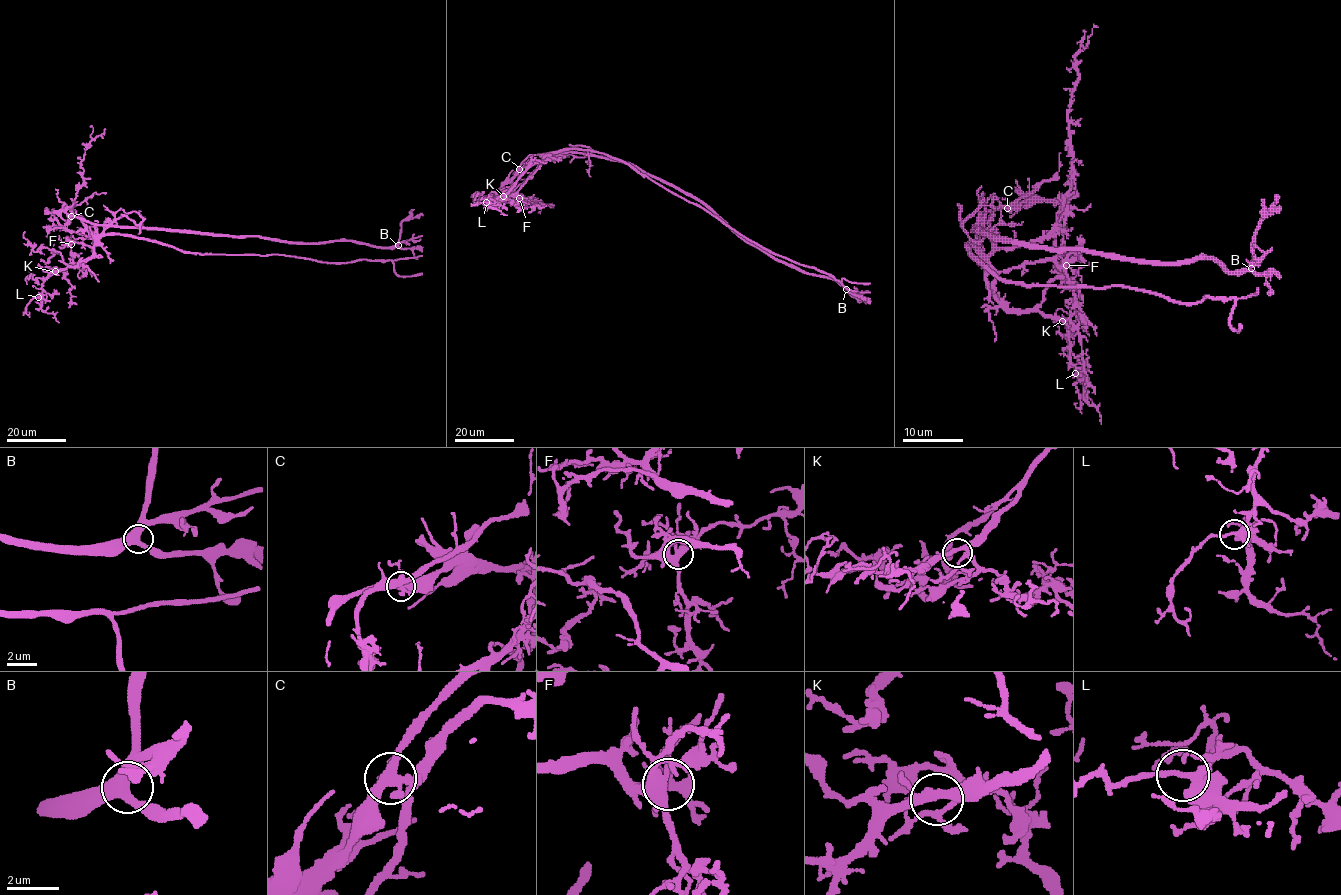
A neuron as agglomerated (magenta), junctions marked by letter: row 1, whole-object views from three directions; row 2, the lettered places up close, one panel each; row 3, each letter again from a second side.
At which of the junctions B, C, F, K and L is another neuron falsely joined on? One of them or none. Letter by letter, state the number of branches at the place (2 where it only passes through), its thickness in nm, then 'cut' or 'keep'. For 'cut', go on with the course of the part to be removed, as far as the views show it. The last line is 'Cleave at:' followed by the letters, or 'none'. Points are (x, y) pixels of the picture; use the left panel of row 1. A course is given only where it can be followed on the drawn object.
B: 3 | 440 nm | keep
C: 4 | 380 nm | cut | (71, 216), (104, 225), (292, 242), (356, 241), (391, 247), (398, 241), (401, 223), (423, 215)
F: 5 | 400 nm | keep
K: 4 | 280 nm | keep
L: 4 | 320 nm | keep
Cleave at: C

